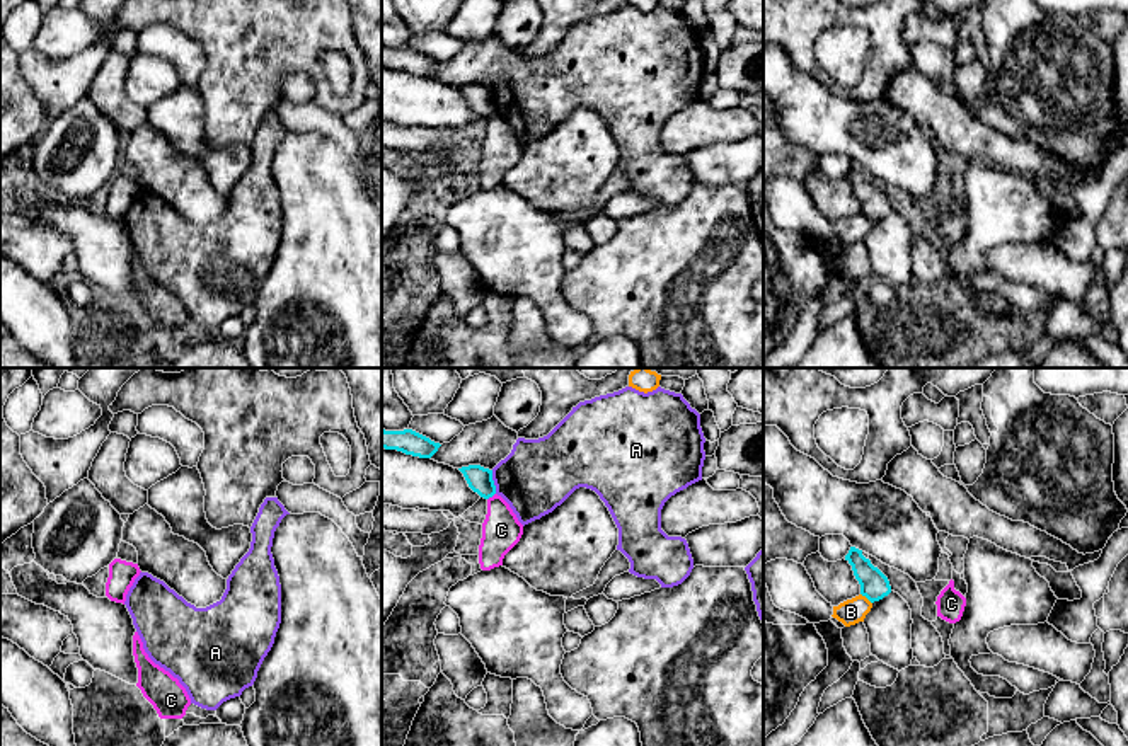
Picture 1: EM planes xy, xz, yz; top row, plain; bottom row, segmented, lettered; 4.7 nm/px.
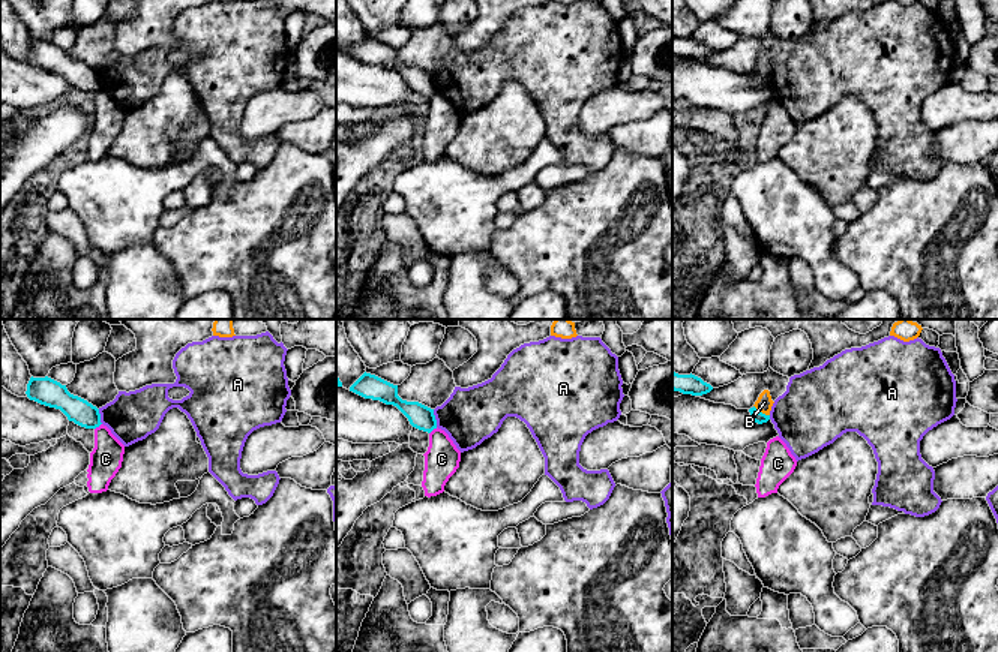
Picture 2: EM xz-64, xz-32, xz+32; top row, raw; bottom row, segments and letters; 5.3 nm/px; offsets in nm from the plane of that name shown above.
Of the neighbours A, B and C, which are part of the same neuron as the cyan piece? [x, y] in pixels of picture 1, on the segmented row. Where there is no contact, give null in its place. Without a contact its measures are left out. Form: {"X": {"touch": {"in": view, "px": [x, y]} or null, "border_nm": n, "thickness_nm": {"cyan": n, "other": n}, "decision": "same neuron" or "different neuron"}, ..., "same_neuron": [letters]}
{"A": {"touch": {"in": "xz", "px": [493, 482]}, "border_nm": 110, "thickness_nm": {"cyan": 120, "other": 340}, "decision": "different neuron"}, "B": {"touch": {"in": "yz", "px": [866, 596]}, "border_nm": 80, "thickness_nm": {"cyan": 140, "other": 120}, "decision": "different neuron"}, "C": {"touch": {"in": "xz", "px": [491, 496]}, "border_nm": 50, "thickness_nm": {"cyan": 120, "other": 190}, "decision": "different neuron"}, "same_neuron": []}

